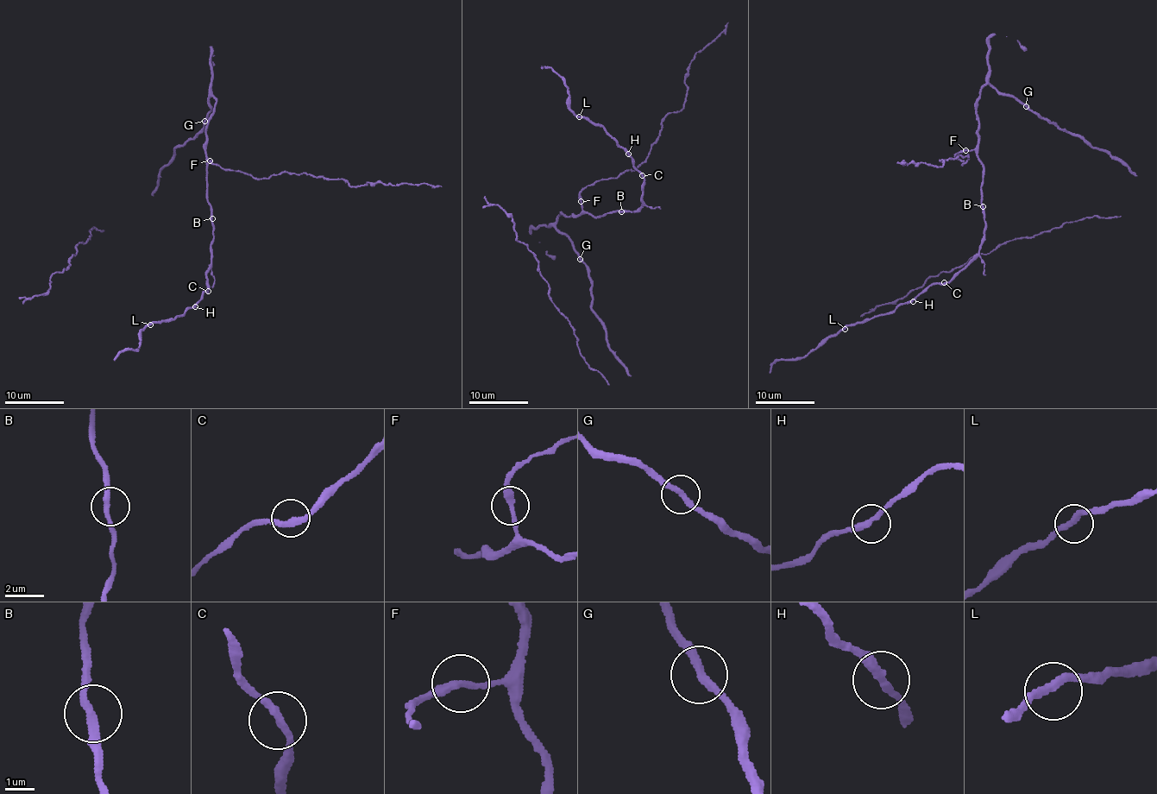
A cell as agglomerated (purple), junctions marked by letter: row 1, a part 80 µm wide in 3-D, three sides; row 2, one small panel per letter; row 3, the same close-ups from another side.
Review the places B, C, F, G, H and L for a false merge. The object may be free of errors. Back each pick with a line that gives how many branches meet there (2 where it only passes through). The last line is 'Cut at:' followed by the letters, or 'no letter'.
Cut at: no letter

